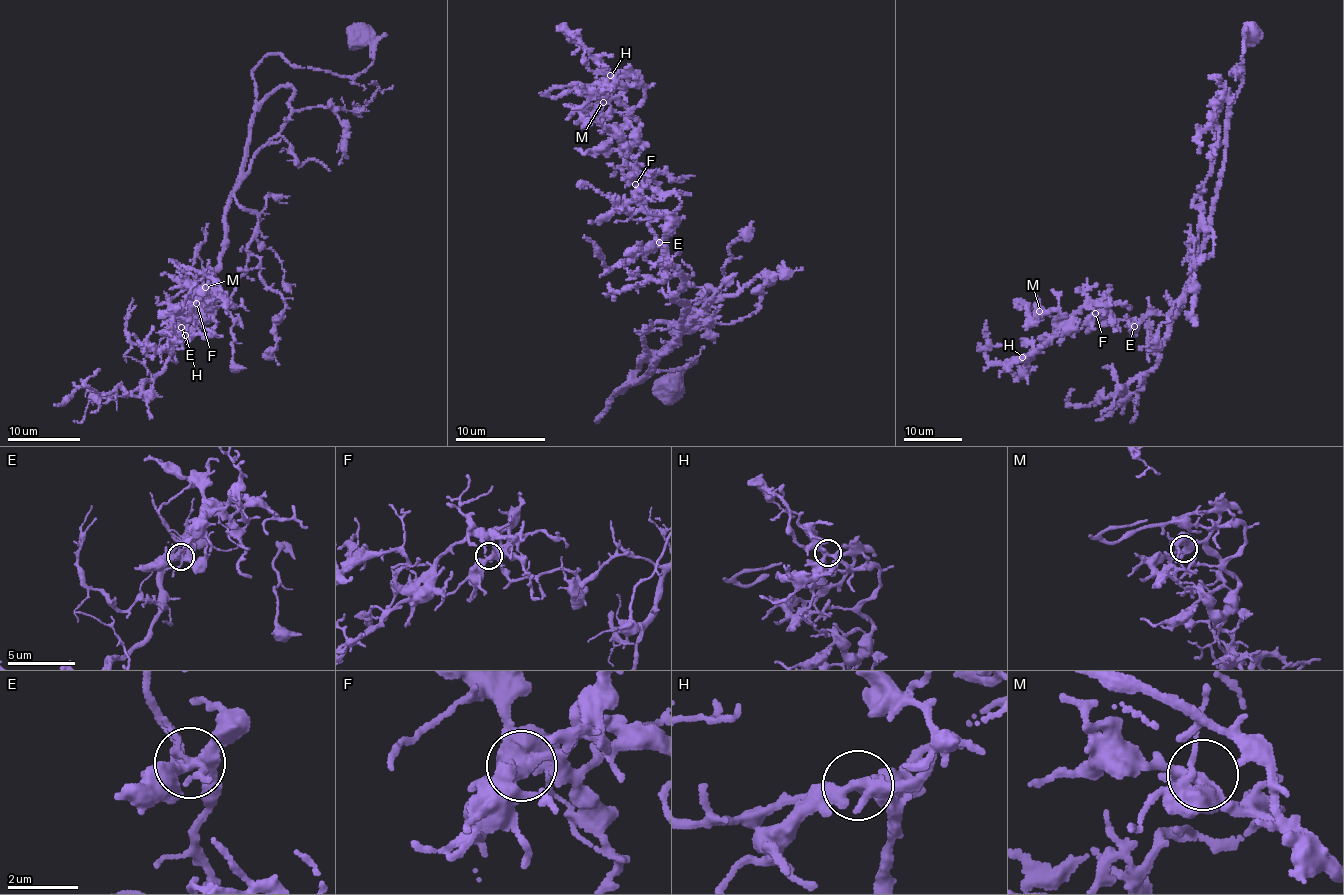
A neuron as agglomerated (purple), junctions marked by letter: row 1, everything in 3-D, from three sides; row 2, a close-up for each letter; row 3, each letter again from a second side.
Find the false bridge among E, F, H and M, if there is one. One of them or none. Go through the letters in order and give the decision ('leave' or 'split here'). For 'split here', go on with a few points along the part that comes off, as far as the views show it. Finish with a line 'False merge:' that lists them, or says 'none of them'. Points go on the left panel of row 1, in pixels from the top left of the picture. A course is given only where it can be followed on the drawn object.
E: split here | (181, 326), (189, 310), (211, 296), (169, 319), (181, 335), (169, 331), (196, 282)
F: leave
H: leave
M: leave
False merge: E

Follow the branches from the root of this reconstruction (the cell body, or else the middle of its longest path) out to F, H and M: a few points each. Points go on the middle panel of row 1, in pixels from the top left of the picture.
F: (667, 381), (696, 360), (634, 378), (598, 422), (686, 331), (635, 184)
H: (667, 381), (696, 360), (634, 378), (598, 422), (679, 344), (688, 313), (641, 171), (597, 121), (610, 75)
M: (667, 381), (696, 360), (634, 378), (598, 422), (679, 344), (688, 313), (615, 134), (628, 113), (603, 102)

